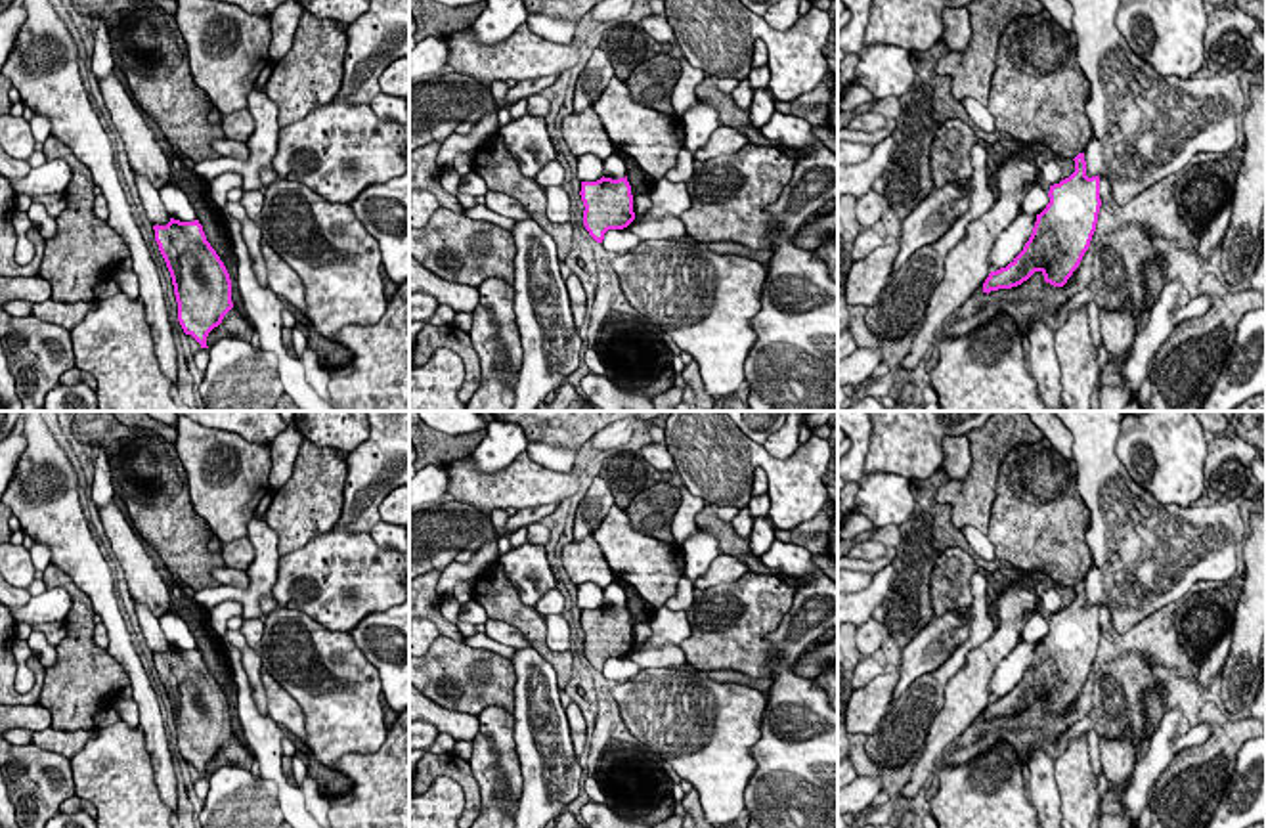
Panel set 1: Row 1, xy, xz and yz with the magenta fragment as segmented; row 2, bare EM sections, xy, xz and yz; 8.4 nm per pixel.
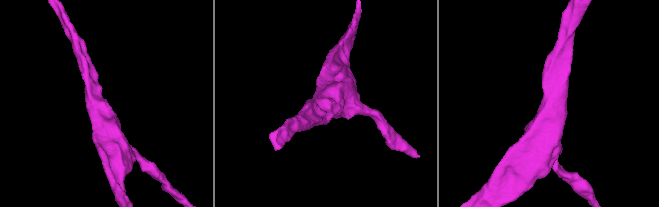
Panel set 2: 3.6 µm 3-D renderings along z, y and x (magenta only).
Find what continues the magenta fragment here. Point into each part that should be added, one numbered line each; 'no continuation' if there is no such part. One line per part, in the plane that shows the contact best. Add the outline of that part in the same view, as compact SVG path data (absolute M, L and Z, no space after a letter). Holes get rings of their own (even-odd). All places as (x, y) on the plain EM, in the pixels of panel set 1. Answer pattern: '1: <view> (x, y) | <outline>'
no continuation

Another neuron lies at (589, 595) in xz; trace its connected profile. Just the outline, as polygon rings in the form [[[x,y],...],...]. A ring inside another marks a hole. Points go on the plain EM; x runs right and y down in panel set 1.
[[[581,583],[578,585],[578,608],[579,610],[597,610],[602,606],[604,589],[597,583]]]

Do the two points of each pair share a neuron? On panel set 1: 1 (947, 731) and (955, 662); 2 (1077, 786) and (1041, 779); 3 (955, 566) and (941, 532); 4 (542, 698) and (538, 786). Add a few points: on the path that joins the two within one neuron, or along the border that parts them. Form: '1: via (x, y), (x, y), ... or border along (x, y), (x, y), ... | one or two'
1: border along (983, 643), (949, 681), (936, 718) | two
2: border along (1052, 762), (1062, 807) | two
3: border along (976, 561), (947, 547), (928, 588) | two
4: via (542, 719), (542, 765) | one

